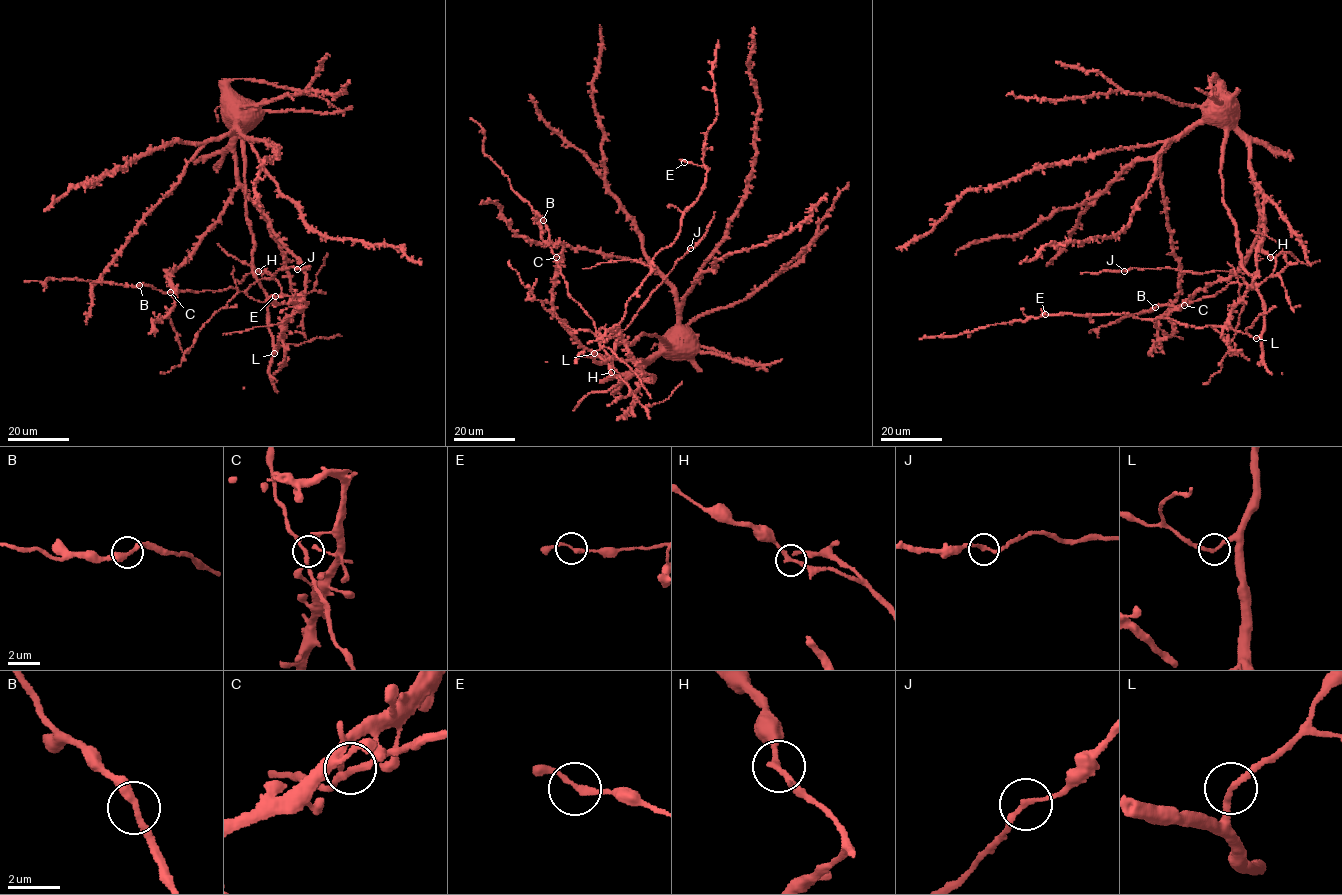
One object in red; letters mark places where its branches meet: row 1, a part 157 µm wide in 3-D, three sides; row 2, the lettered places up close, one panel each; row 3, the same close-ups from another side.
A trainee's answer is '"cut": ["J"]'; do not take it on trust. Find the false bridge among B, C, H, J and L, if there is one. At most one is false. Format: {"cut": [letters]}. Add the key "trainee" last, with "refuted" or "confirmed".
{"cut": [], "trainee": "refuted"}

